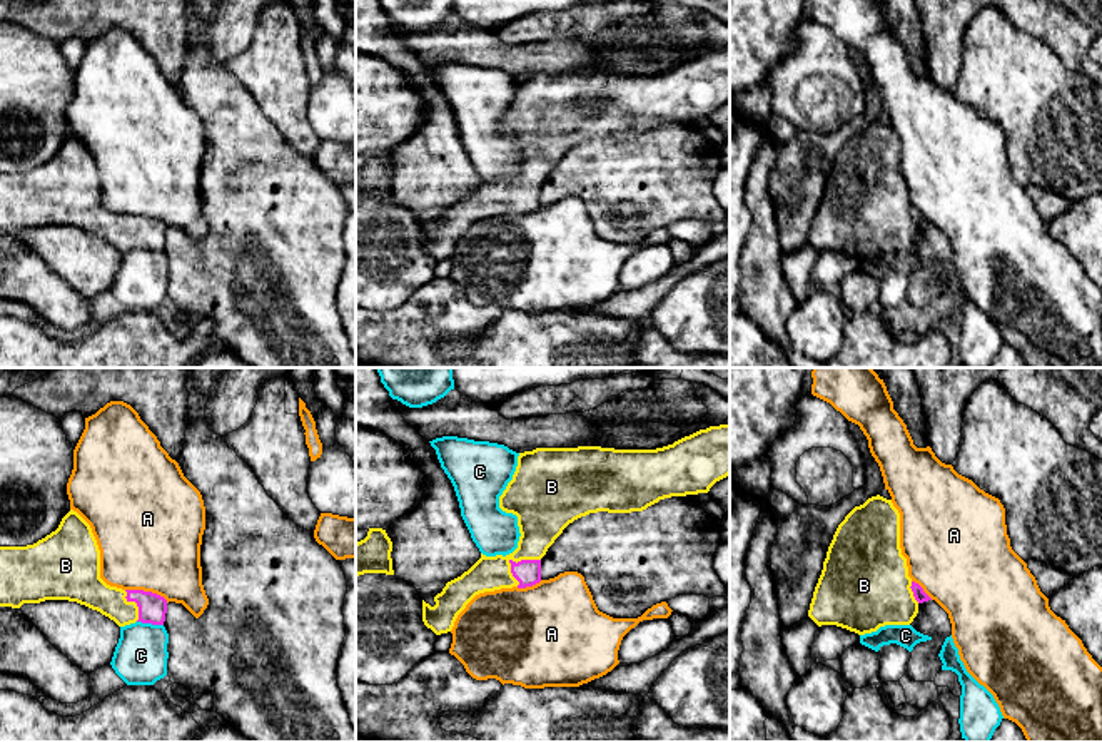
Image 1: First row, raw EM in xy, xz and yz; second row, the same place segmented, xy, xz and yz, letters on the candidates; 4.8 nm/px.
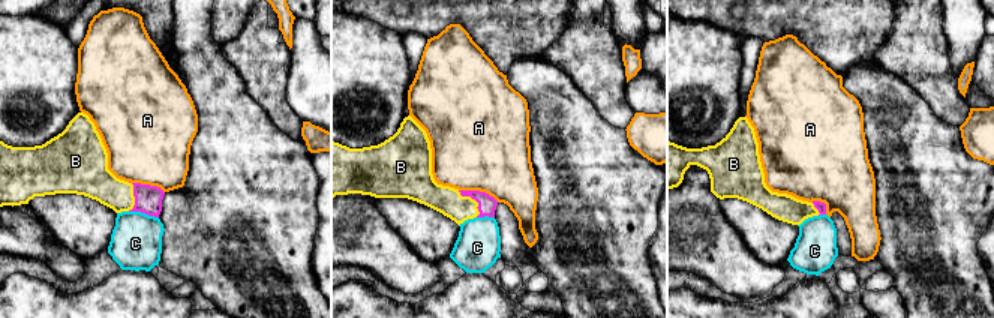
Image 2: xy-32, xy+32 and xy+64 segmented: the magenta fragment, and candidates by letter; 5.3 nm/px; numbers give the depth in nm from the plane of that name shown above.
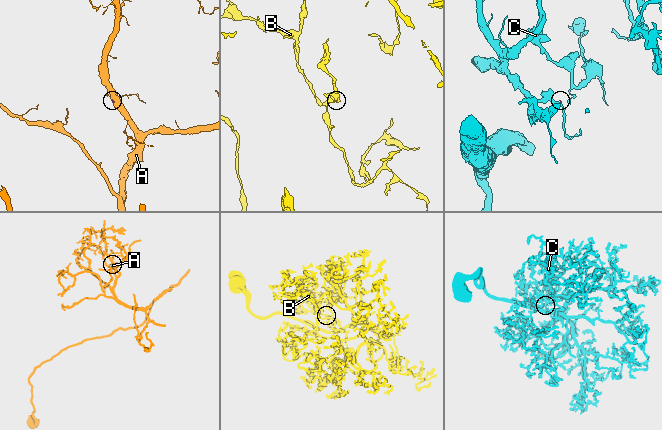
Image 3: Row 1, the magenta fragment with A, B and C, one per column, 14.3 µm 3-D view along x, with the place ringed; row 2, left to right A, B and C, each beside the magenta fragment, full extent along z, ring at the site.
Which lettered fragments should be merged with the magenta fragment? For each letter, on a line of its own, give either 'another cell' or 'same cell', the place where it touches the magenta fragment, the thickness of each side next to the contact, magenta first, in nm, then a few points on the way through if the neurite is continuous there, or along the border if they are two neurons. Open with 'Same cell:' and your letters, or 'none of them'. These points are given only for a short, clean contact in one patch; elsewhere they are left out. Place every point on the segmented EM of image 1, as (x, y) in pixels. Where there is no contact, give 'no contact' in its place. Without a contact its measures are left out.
Same cell: B
A: another cell; meets magenta in xy at (147, 592); 140 nm thick on the magenta side, 480 nm on the other; border along xy (126, 589), (151, 590), (167, 602)
B: same cell; meets magenta in xz at (515, 562); 130 nm thick on the magenta side, 240 nm on the other; runs through xz (528, 572), (515, 562), (533, 543), (541, 518)
C: another cell; meets magenta in xy at (151, 622); 140 nm thick on the magenta side, 260 nm on the other; border along xy (137, 620), (162, 625)

